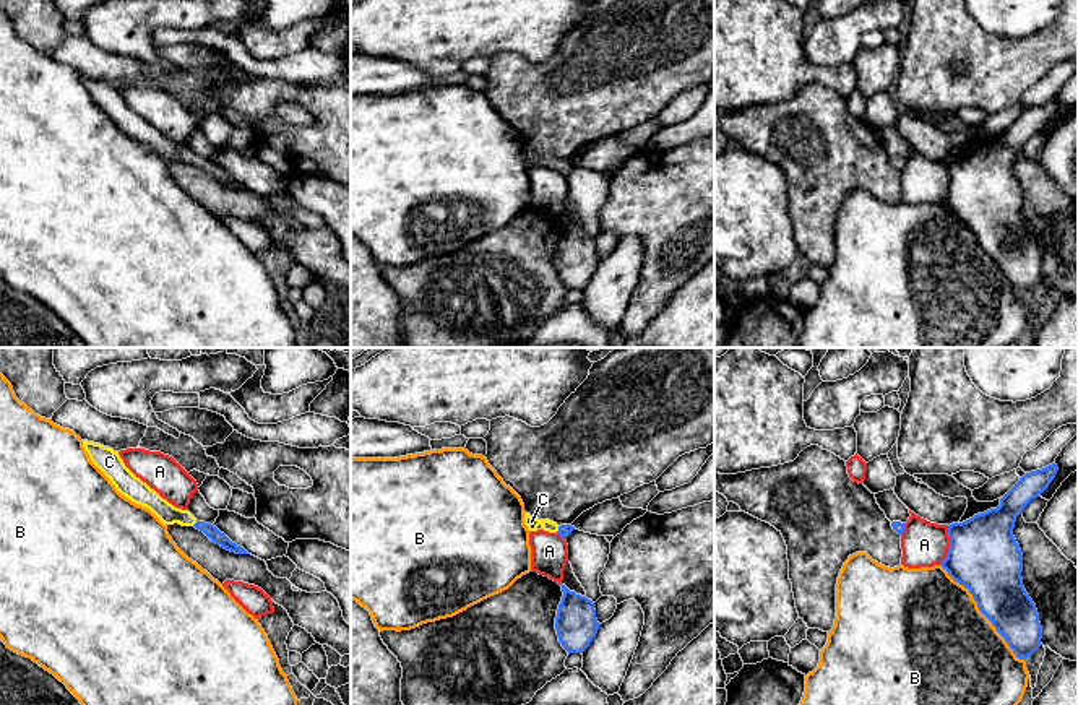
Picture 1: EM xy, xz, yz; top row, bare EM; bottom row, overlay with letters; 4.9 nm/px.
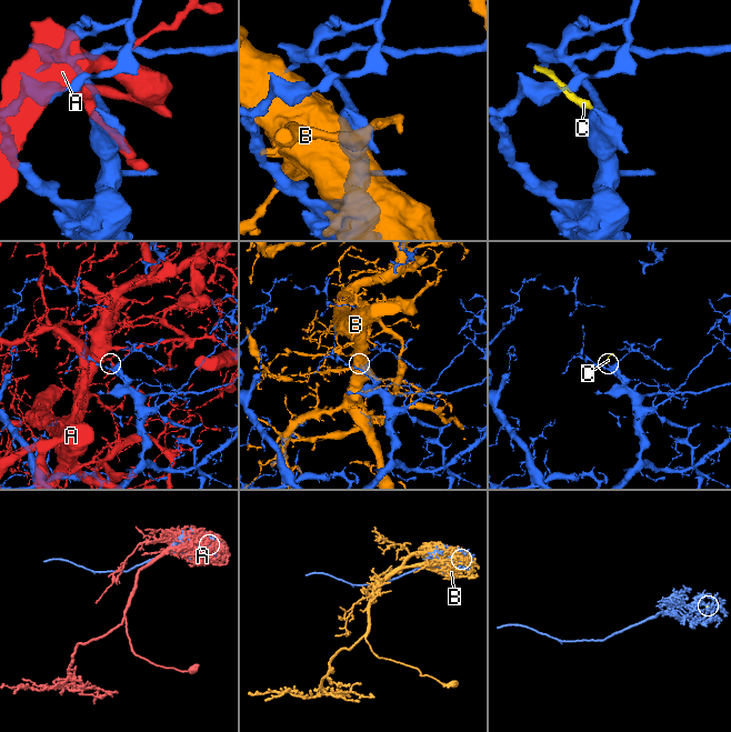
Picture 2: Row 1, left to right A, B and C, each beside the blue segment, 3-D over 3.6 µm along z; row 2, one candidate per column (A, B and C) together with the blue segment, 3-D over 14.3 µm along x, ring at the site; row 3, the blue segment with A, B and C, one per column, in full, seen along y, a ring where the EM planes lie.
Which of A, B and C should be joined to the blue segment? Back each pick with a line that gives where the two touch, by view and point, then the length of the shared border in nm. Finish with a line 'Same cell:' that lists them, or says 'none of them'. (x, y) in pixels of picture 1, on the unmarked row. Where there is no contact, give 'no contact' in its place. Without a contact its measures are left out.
C: xy (195, 160) | 40 nm
Same cell: C

